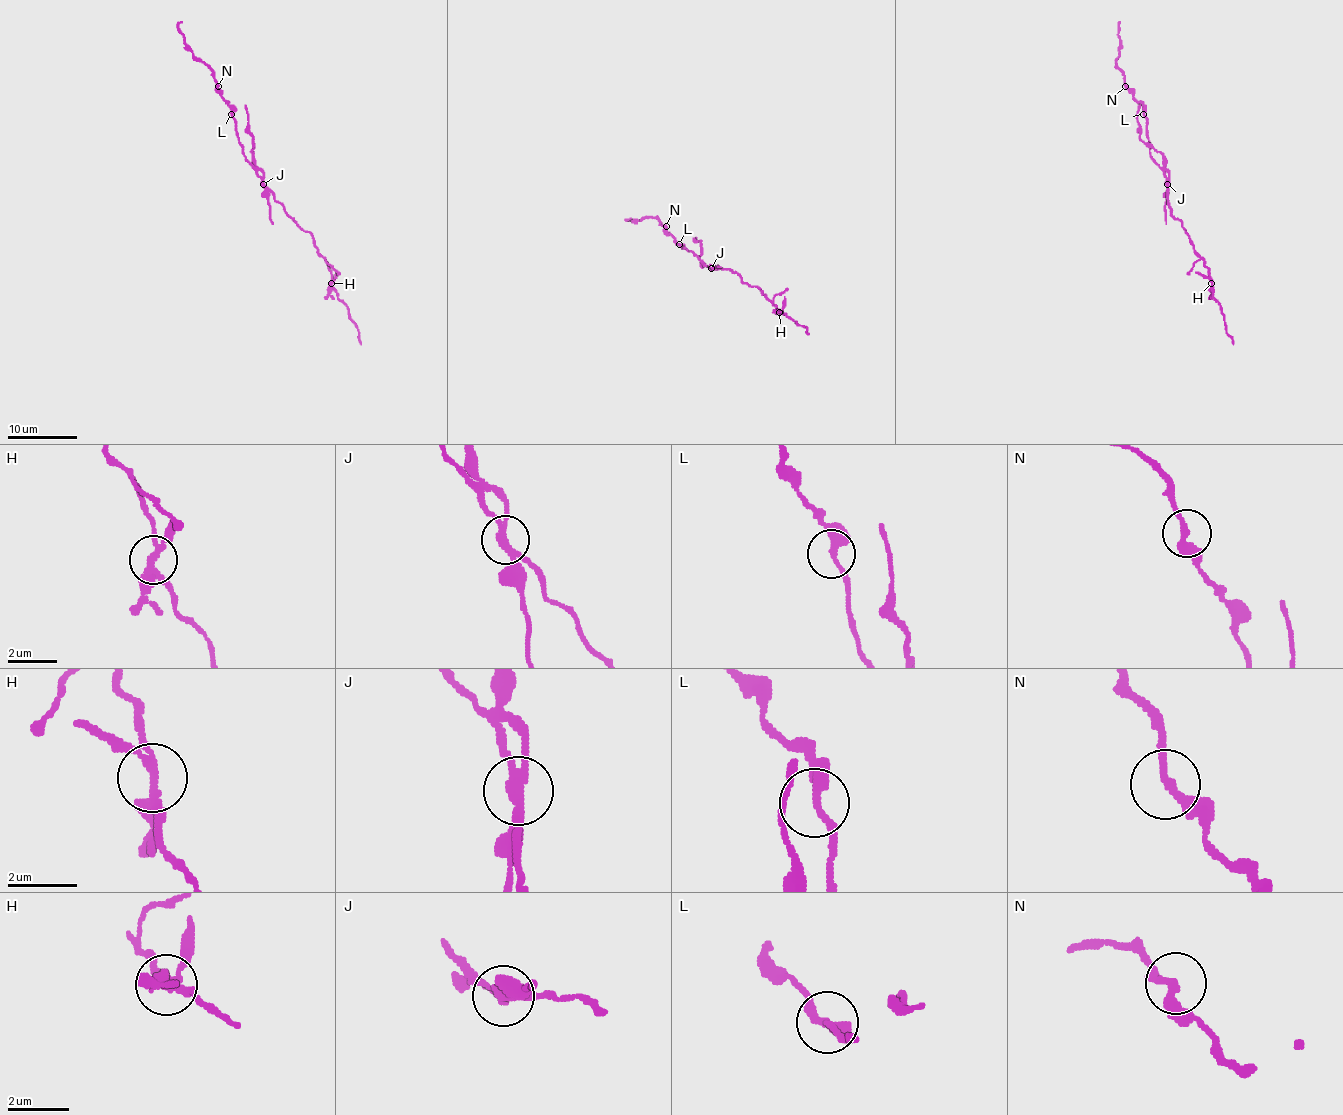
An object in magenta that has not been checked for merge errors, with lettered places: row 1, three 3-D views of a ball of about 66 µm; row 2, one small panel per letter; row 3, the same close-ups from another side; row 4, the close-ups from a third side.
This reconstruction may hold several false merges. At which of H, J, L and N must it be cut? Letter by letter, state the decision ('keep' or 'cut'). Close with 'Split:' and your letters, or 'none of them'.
H: cut
J: cut
L: keep
N: keep
Split: H, J

